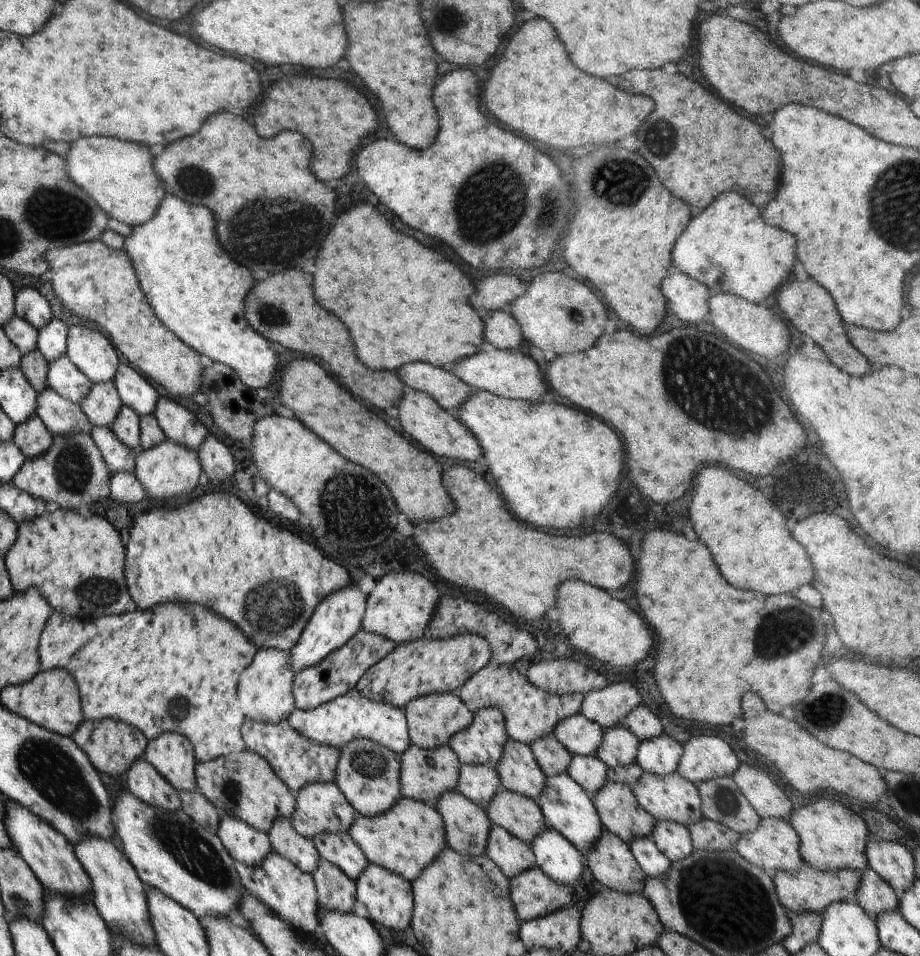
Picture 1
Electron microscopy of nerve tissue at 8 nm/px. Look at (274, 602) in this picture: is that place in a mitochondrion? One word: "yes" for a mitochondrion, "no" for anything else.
yes

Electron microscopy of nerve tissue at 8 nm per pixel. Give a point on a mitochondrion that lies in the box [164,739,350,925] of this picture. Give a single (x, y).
(233, 793)

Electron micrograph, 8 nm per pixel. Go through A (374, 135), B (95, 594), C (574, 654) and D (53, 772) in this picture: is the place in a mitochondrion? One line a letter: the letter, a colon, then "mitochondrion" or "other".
A: other
B: mitochondrion
C: other
D: mitochondrion

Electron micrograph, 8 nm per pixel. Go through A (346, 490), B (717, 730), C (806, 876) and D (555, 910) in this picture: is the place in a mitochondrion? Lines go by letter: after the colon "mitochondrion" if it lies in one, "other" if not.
A: mitochondrion
B: other
C: other
D: other

